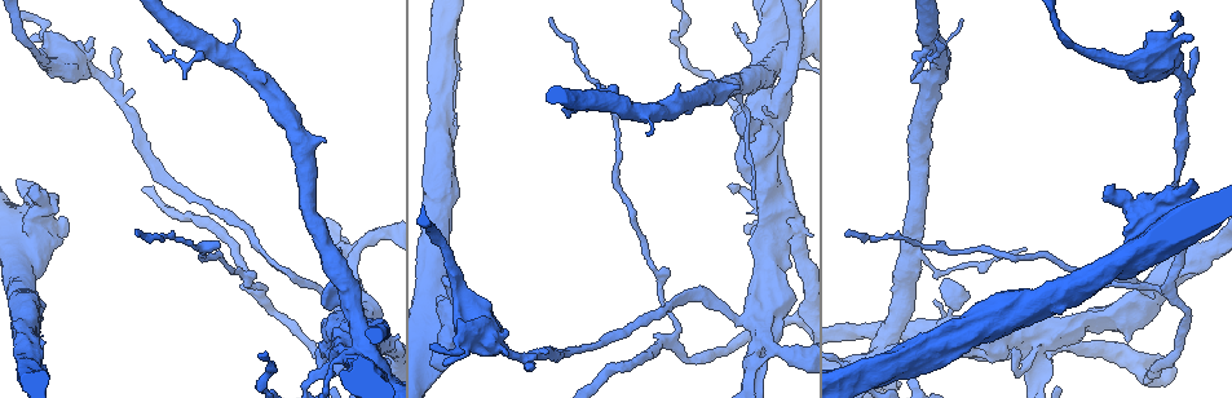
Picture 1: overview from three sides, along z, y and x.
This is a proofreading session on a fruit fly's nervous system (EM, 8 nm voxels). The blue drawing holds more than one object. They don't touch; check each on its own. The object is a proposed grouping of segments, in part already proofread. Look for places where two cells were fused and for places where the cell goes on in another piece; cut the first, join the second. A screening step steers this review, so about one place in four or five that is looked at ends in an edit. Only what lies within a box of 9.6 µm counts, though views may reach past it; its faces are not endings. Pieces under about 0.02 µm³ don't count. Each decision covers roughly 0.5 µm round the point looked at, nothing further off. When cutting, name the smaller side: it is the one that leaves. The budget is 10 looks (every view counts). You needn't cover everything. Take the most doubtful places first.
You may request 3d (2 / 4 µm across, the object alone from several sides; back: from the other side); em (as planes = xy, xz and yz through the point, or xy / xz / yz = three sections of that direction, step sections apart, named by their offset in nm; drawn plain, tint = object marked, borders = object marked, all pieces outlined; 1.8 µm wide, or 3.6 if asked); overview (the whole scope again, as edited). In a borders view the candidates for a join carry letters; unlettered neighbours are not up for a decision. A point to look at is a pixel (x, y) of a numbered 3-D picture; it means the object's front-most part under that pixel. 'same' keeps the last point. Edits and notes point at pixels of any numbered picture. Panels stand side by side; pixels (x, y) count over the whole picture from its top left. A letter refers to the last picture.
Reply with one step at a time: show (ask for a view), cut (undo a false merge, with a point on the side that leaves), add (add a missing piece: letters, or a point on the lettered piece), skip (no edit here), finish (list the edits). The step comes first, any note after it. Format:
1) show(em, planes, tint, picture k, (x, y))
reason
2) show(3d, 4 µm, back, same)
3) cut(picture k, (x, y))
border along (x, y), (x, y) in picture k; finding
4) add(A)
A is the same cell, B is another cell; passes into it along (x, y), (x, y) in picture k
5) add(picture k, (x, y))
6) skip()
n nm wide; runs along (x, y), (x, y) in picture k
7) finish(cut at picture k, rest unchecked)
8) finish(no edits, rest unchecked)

show(em, xy, step 16, tint, picture 1, (1188, 189))
thick turns thin

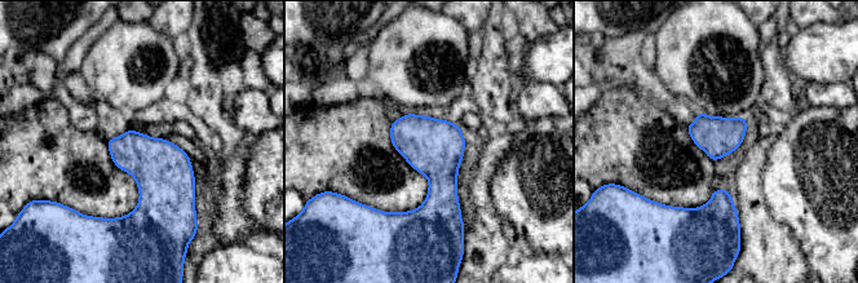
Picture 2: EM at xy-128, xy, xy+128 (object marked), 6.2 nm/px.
show(em, planes, borders, same)
cut it another way

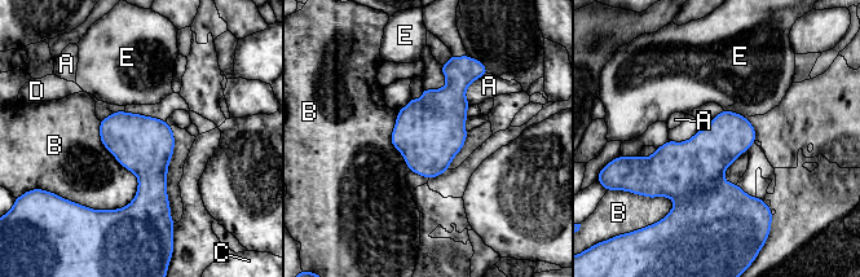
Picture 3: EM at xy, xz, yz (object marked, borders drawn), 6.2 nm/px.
skip()
320 nm wide; B touches over 550 nm; A, B, C, D and E are other cells; one cell here

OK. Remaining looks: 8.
show(em, 3.6 µm, planes, borders, picture 1, (763, 324))
sudden change in width

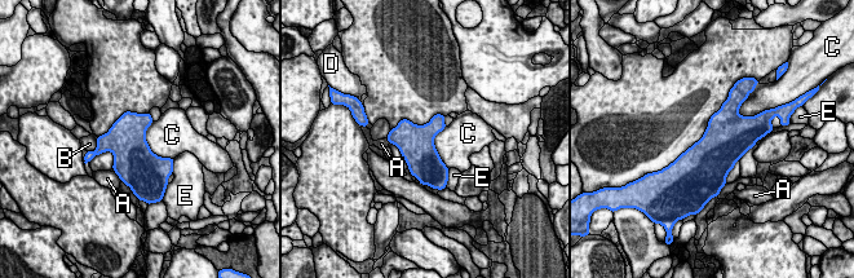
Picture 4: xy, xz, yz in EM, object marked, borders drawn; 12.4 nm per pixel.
skip()
440 nm wide; A, B, C, D and E are other cells; border along (151, 122), (149, 148), (172, 159) in picture 4; continuous, no second cell

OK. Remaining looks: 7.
show(3d, 2 µm, picture 1, (445, 365))
branch stops here

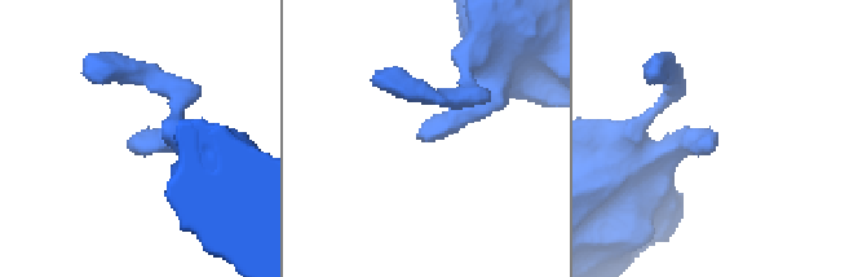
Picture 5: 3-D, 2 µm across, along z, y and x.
show(em, yz, step 8, borders, picture 5, (714, 144))

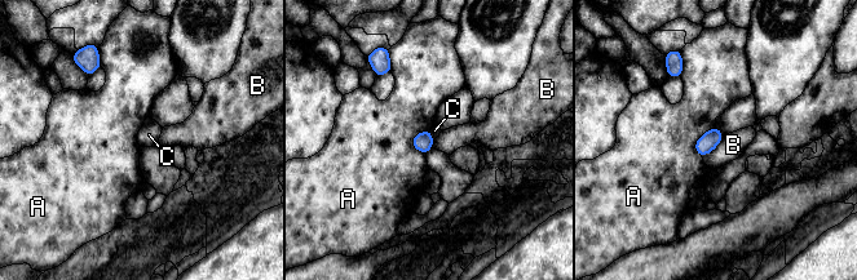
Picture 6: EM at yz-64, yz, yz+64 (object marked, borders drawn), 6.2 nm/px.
show(em, planes, borders, same)
another direction

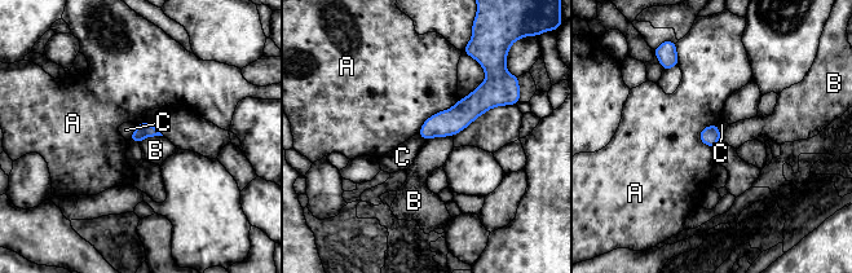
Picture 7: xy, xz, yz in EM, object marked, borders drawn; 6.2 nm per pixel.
skip()
A, B and C are other cells; none of them fits

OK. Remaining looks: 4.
show(em, yz, step 8, borders, picture 1, (848, 234))
long arm stops here

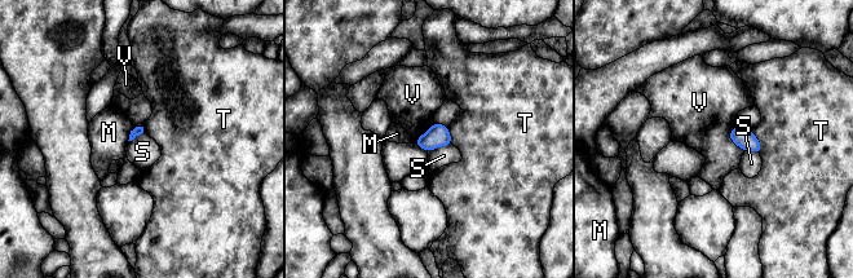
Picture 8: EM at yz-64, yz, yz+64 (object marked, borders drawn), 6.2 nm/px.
skip()
M, S, T and V are other cells; border along (734, 126), (729, 137), (745, 150) in picture 8; none of them fits

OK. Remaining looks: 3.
finish(no edits, rest unchecked)

